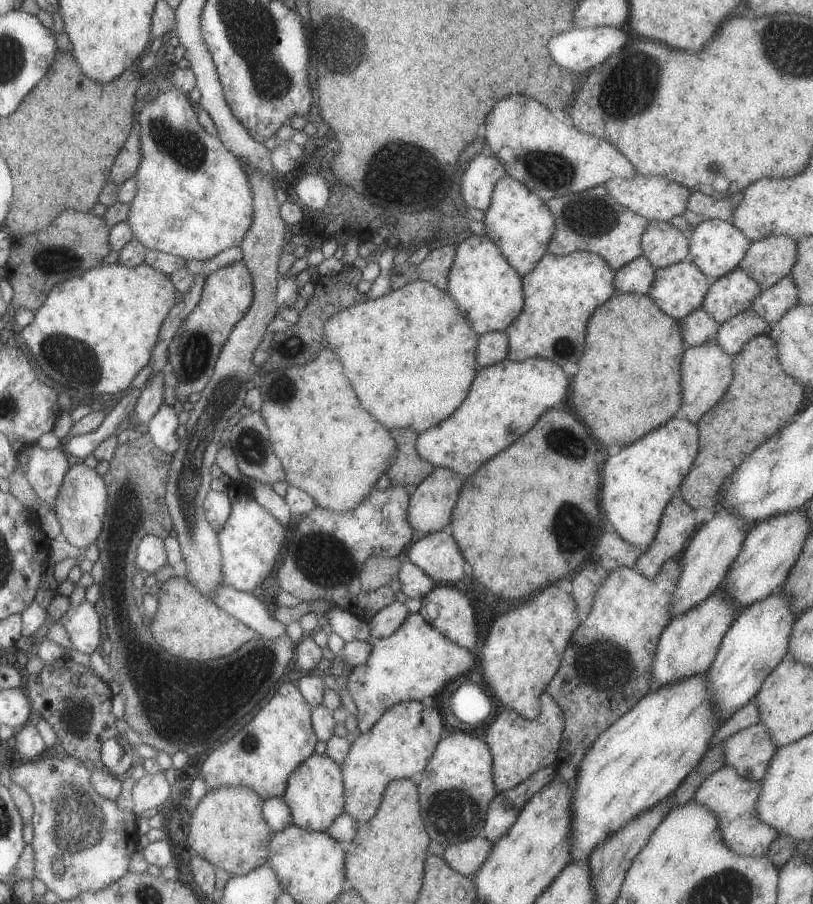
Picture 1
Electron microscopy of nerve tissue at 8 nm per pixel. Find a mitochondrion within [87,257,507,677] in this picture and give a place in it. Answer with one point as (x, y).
(228, 389)

